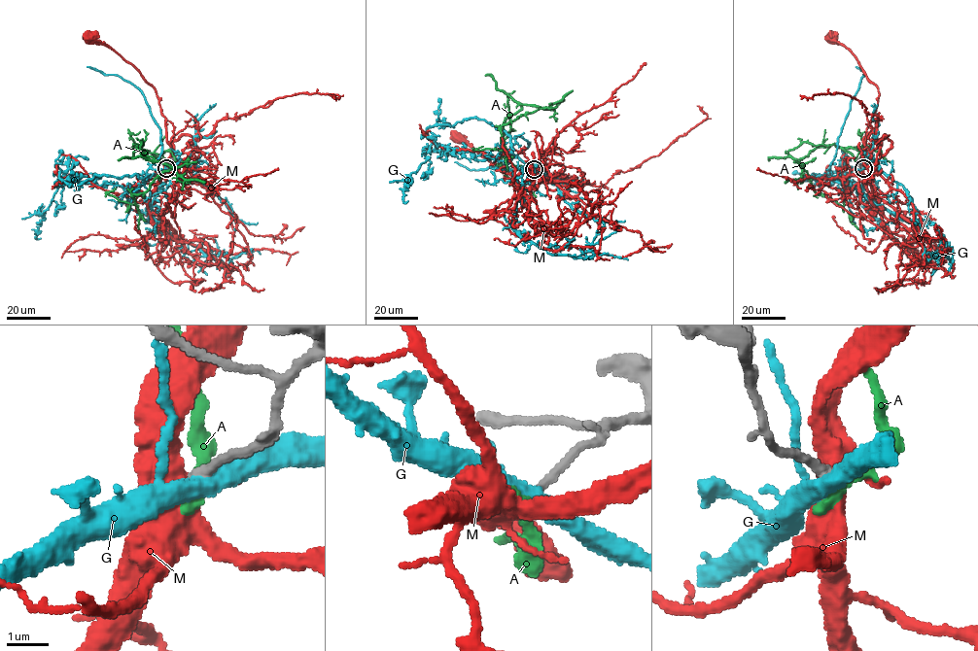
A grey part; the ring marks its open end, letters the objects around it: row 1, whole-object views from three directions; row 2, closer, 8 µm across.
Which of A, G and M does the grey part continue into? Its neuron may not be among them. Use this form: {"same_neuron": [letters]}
{"same_neuron": []}

